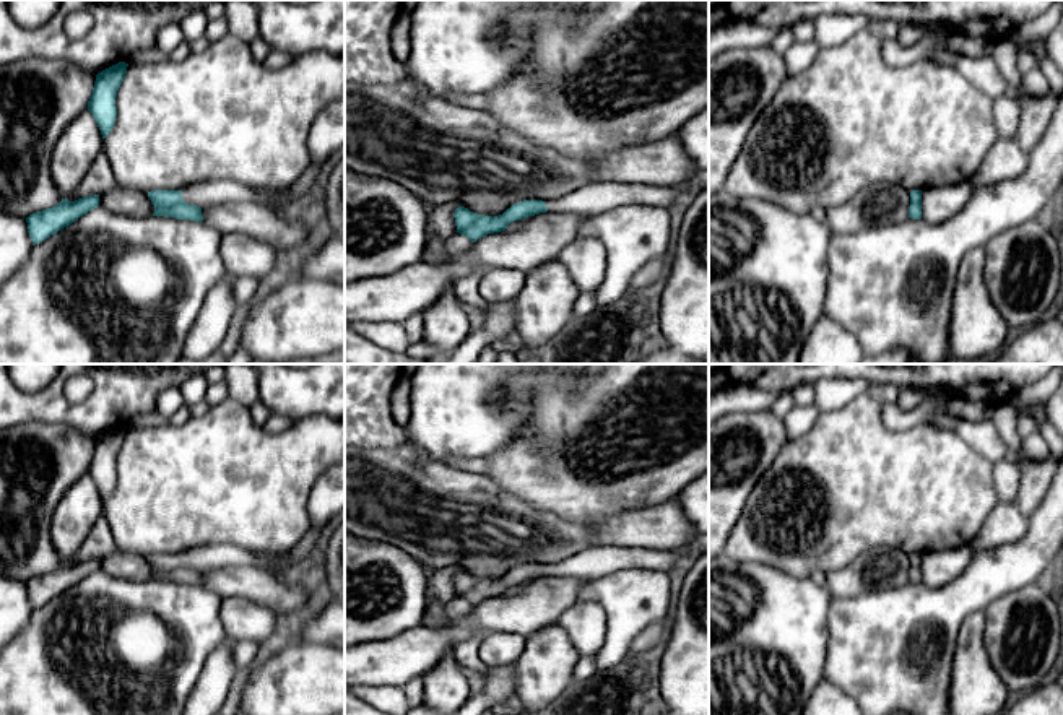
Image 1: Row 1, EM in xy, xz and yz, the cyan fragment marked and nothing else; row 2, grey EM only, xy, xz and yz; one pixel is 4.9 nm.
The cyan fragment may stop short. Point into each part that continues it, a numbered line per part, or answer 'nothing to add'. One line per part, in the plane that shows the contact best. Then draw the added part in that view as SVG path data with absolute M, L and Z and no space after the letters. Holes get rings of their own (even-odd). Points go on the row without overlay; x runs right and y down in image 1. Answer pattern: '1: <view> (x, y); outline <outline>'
1: xy (212, 556); outline M206 544L189 549L182 554L184 566L197 570L224 569L224 567L258 567L273 566L257 552L247 551L236 544Z

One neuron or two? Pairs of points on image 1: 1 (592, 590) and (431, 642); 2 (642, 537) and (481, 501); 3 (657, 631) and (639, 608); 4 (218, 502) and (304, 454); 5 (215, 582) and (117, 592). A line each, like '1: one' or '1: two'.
1: two
2: one
3: two
4: one
5: two

